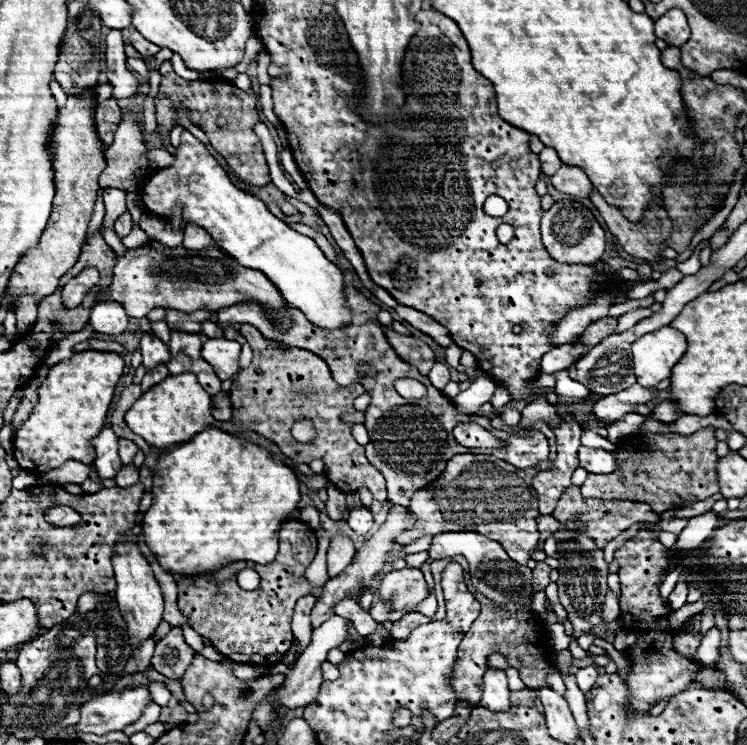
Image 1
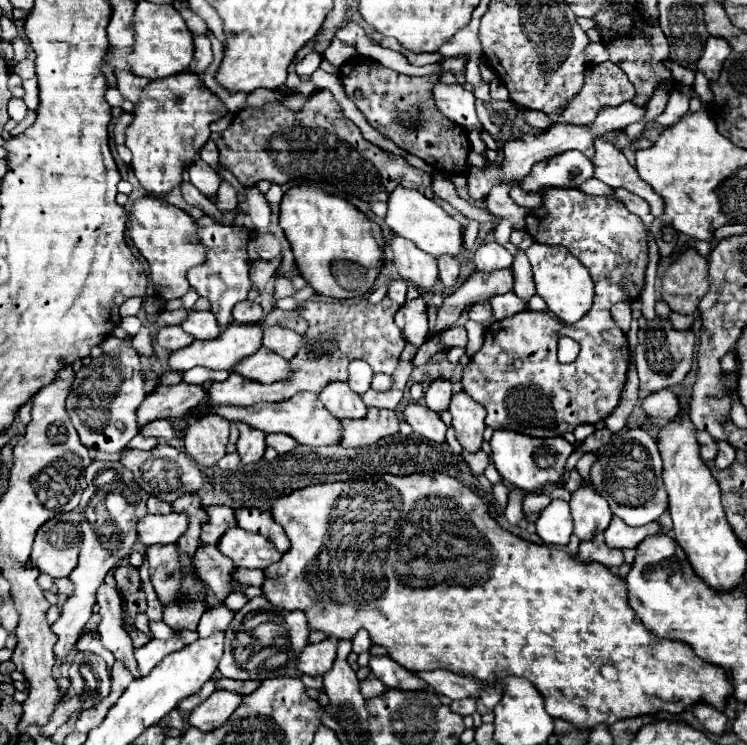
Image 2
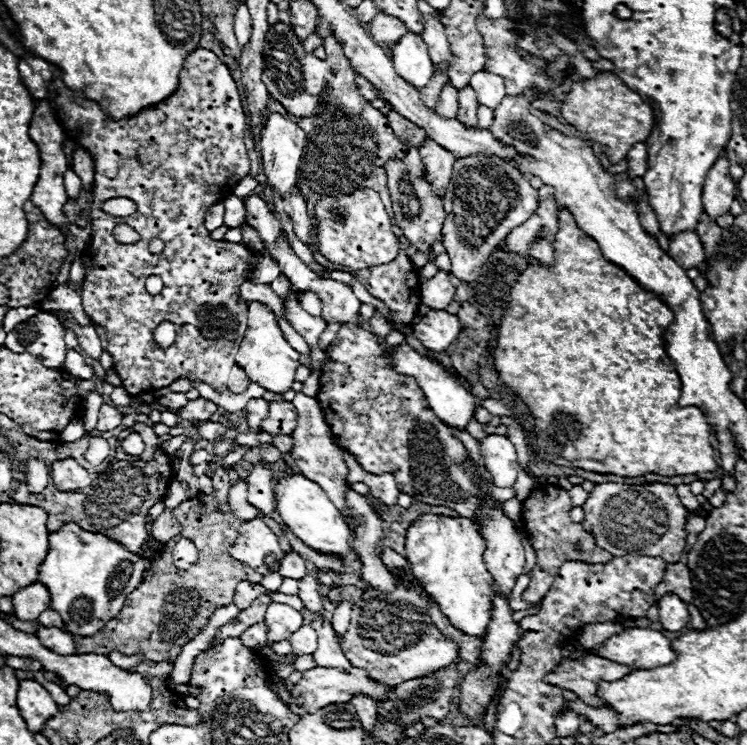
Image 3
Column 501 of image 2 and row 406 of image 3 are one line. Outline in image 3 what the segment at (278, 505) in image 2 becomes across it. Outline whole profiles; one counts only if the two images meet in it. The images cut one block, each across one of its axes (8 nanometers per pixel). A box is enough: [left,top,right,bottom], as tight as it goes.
[494,208,716,476]

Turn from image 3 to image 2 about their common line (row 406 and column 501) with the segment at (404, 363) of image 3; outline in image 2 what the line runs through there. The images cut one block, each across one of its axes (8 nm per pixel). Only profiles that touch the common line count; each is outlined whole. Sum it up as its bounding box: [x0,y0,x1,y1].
[492,432,576,492]

